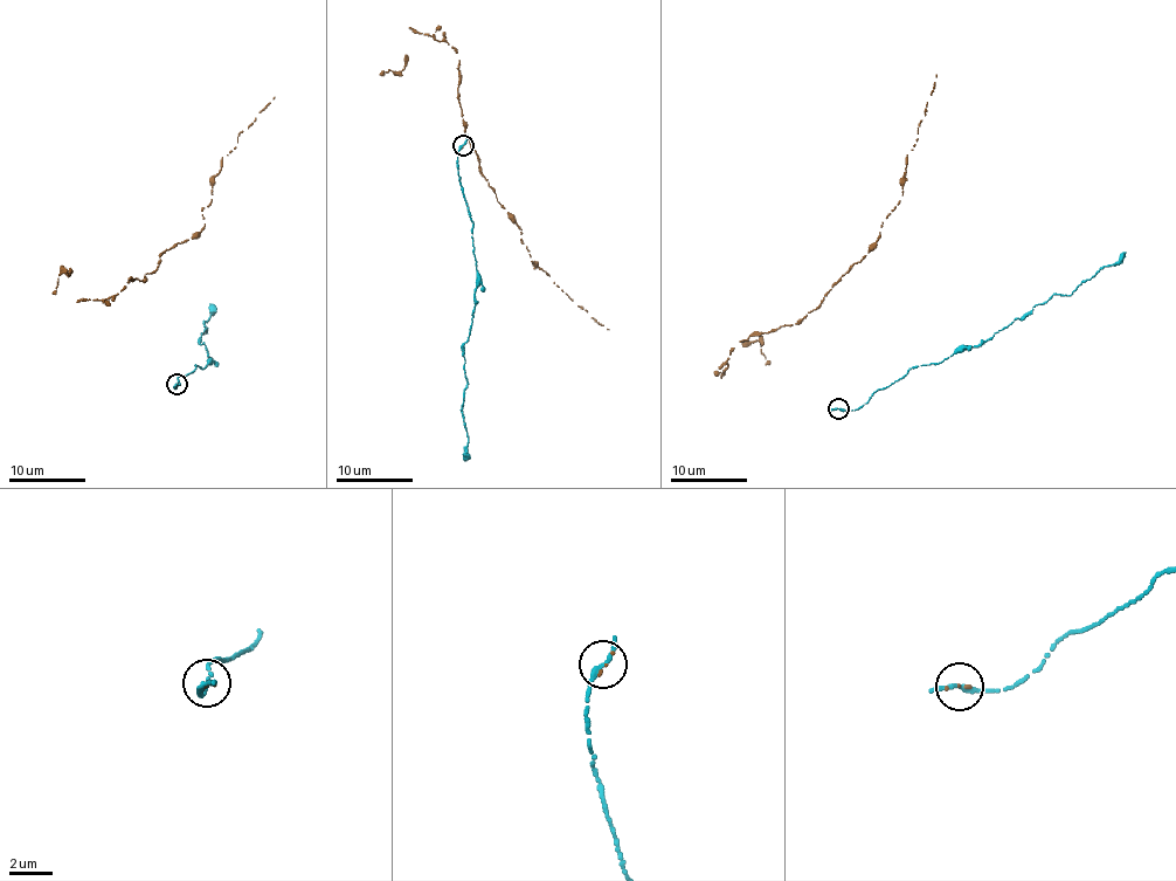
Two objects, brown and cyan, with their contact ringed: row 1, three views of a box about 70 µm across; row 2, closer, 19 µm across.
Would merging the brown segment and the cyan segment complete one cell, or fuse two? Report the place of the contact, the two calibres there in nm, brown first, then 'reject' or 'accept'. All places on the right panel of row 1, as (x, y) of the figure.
at (838, 408); 130 nm thick on the brown side, 200 nm on the other; accept

